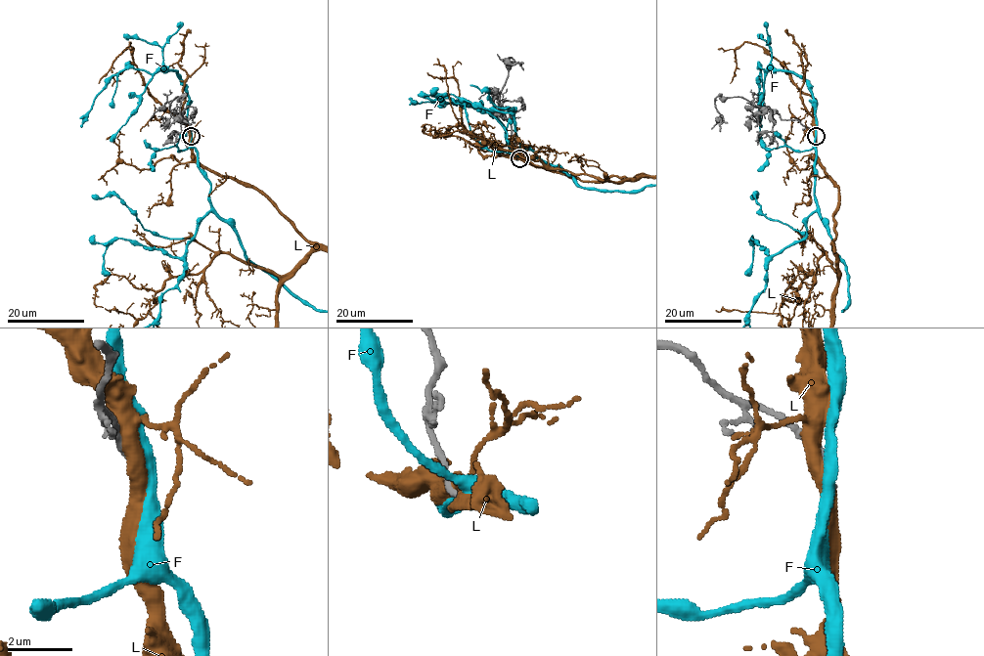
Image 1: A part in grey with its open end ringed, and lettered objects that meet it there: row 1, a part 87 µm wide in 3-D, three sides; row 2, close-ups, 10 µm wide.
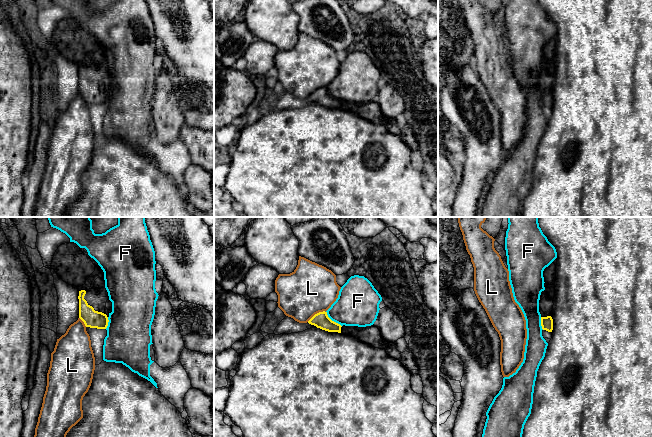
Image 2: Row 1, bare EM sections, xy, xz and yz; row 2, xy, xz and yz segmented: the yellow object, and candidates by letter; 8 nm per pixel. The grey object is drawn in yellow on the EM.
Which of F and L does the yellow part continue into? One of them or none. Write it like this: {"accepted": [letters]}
{"accepted": []}

